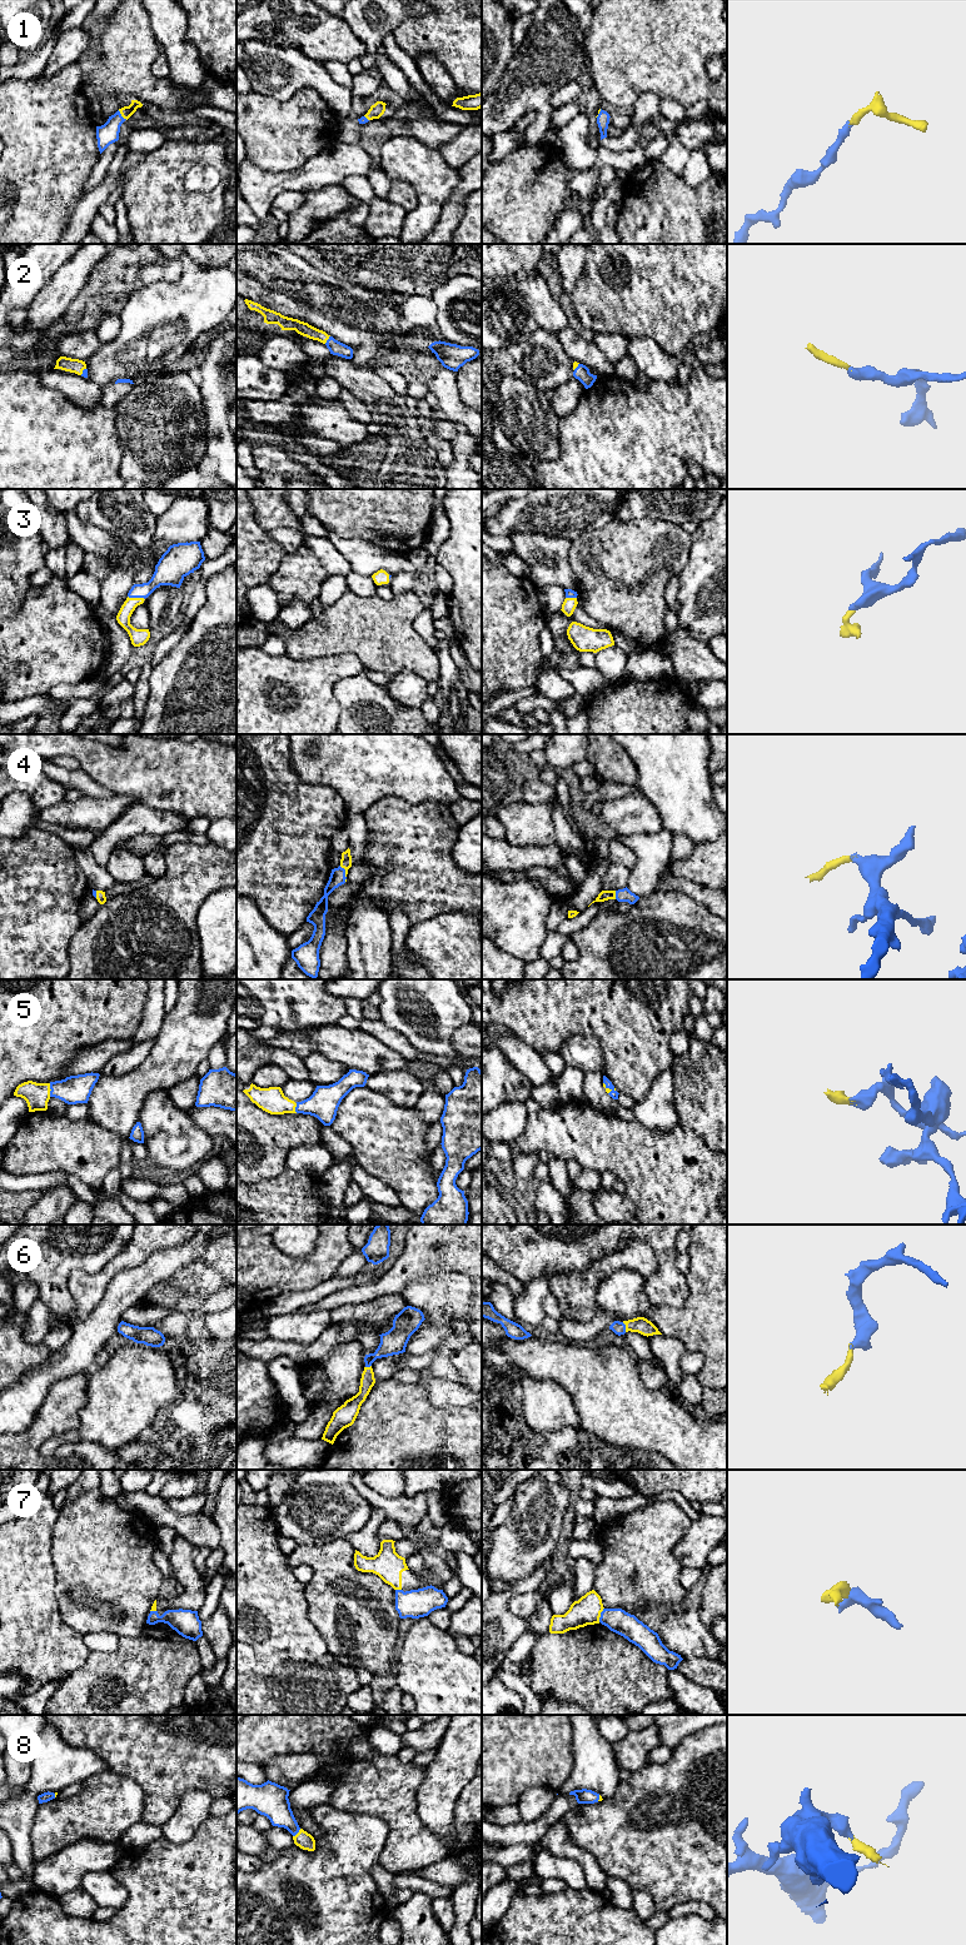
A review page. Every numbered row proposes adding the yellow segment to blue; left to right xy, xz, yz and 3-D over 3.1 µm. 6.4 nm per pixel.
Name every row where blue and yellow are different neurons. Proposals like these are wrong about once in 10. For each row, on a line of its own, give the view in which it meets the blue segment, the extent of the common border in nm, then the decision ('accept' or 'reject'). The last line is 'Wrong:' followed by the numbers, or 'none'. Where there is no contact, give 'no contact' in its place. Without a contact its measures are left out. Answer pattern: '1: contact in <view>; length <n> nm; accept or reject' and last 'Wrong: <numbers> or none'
1: contact in xy; length 90 nm; accept
2: contact in xz; length 70 nm; accept
3: contact in xy; length 110 nm; accept
4: contact in xz; length 110 nm; accept
5: contact in xy; length 90 nm; accept
6: contact in yz; length 70 nm; accept
7: contact in yz; length 100 nm; reject
8: contact in xz; length 80 nm; accept
Wrong: 7

